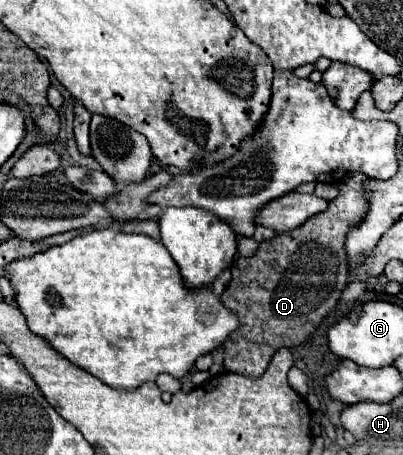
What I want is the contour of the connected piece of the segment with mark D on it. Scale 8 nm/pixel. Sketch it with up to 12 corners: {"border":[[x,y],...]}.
{"border":[[361,172],[303,226],[233,262],[229,372],[259,378],[349,284]]}

